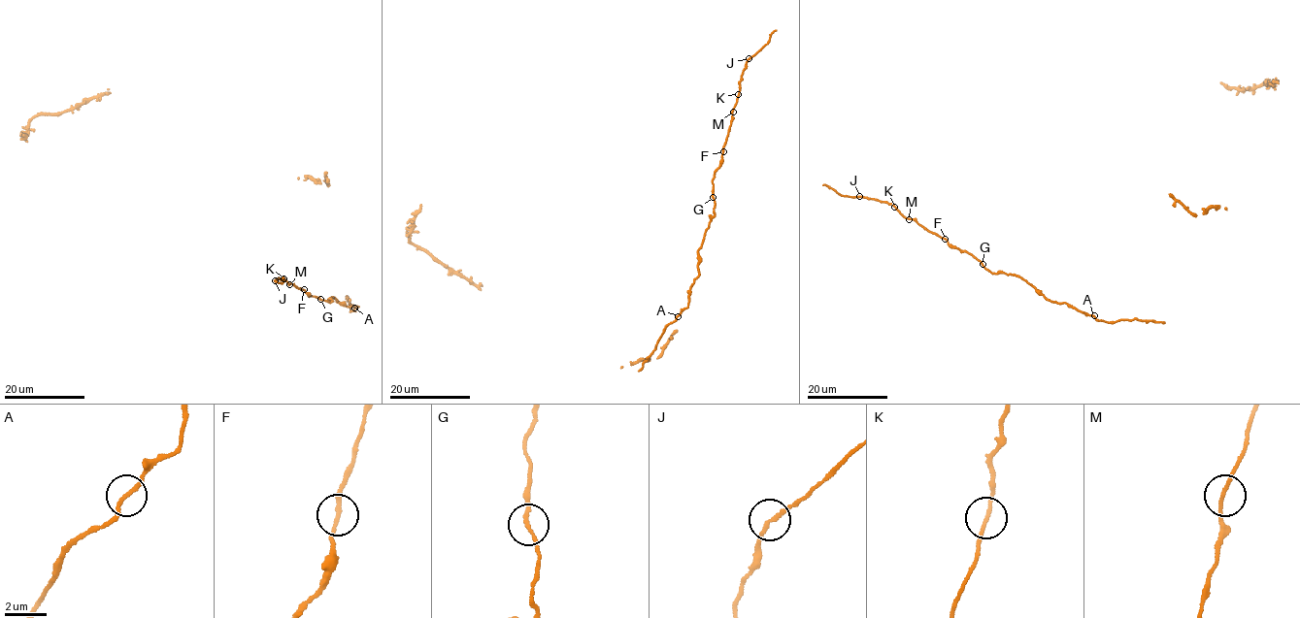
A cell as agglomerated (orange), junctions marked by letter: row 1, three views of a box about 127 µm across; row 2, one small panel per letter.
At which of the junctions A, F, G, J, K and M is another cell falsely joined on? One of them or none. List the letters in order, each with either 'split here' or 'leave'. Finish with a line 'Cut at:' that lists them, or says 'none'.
A: leave
F: leave
G: leave
J: leave
K: leave
M: leave
Cut at: none

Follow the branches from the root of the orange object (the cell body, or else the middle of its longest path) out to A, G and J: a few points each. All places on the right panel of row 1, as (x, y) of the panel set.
A: (1164, 321), (1133, 318), (1107, 322), (1094, 315)
G: (1164, 321), (1133, 318), (1100, 321), (1064, 303), (1045, 299), (1020, 277), (991, 273), (983, 264)
J: (1164, 321), (1100, 321), (1045, 299), (1020, 277), (991, 273), (971, 254), (950, 246), (892, 205), (860, 196)

